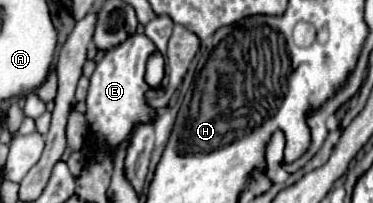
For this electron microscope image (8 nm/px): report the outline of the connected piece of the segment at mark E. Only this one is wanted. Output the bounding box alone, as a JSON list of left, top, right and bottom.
[86,33,156,151]

